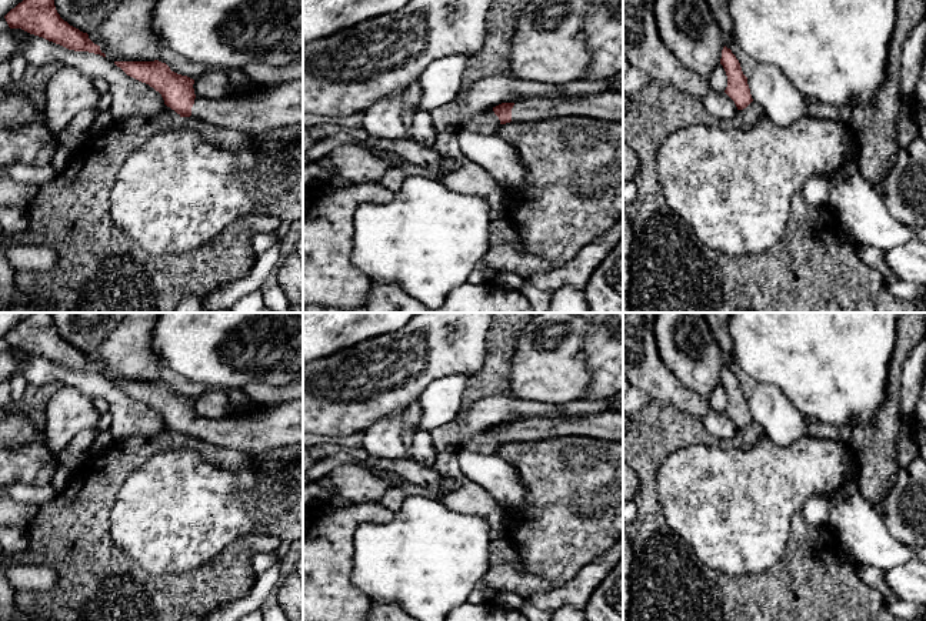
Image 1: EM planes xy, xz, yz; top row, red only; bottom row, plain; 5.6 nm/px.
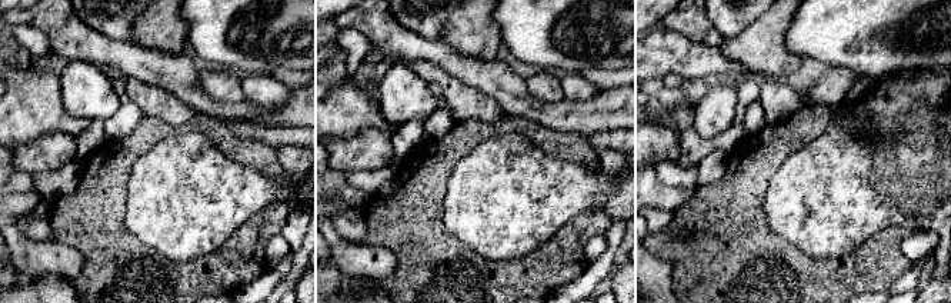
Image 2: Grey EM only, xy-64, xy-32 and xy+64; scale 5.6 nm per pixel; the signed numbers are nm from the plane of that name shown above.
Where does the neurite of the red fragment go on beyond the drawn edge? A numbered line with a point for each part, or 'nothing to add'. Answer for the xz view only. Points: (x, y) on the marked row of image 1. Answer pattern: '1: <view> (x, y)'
1: xz (608, 106)

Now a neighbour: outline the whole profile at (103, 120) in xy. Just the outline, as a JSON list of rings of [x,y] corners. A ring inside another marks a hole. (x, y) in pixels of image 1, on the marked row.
[[[110,110],[104,111],[104,113],[99,113],[99,114],[96,114],[96,120],[93,123],[93,130],[103,131],[103,130],[109,128],[114,121],[116,120],[111,116]]]

